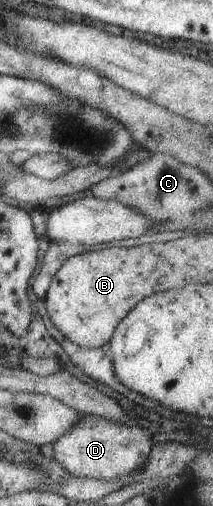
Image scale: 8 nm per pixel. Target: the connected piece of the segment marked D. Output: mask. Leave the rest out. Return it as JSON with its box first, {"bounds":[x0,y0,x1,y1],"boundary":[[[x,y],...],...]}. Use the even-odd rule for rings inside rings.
{"bounds":[52,415,153,482],"boundary":[[[82,415],[52,446],[53,459],[76,478],[97,481],[124,479],[130,482],[125,476],[144,465],[153,444],[151,434],[136,424],[125,425],[98,415]]]}

